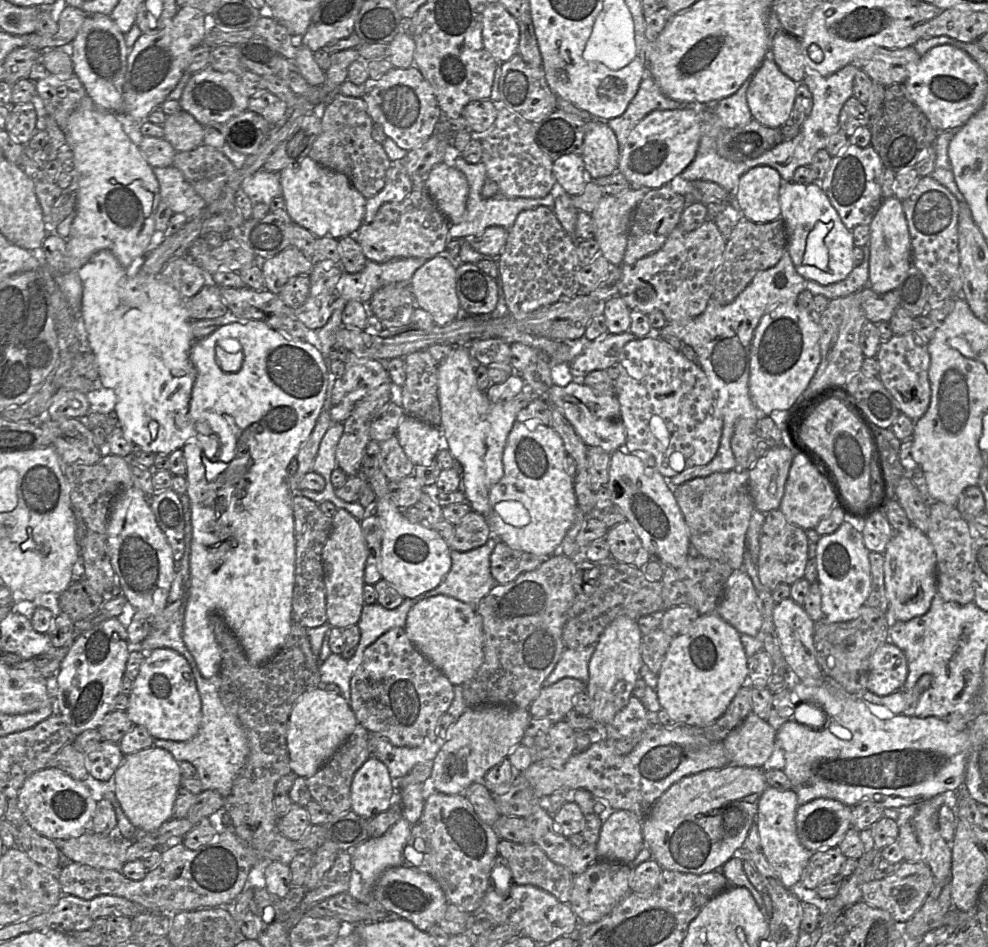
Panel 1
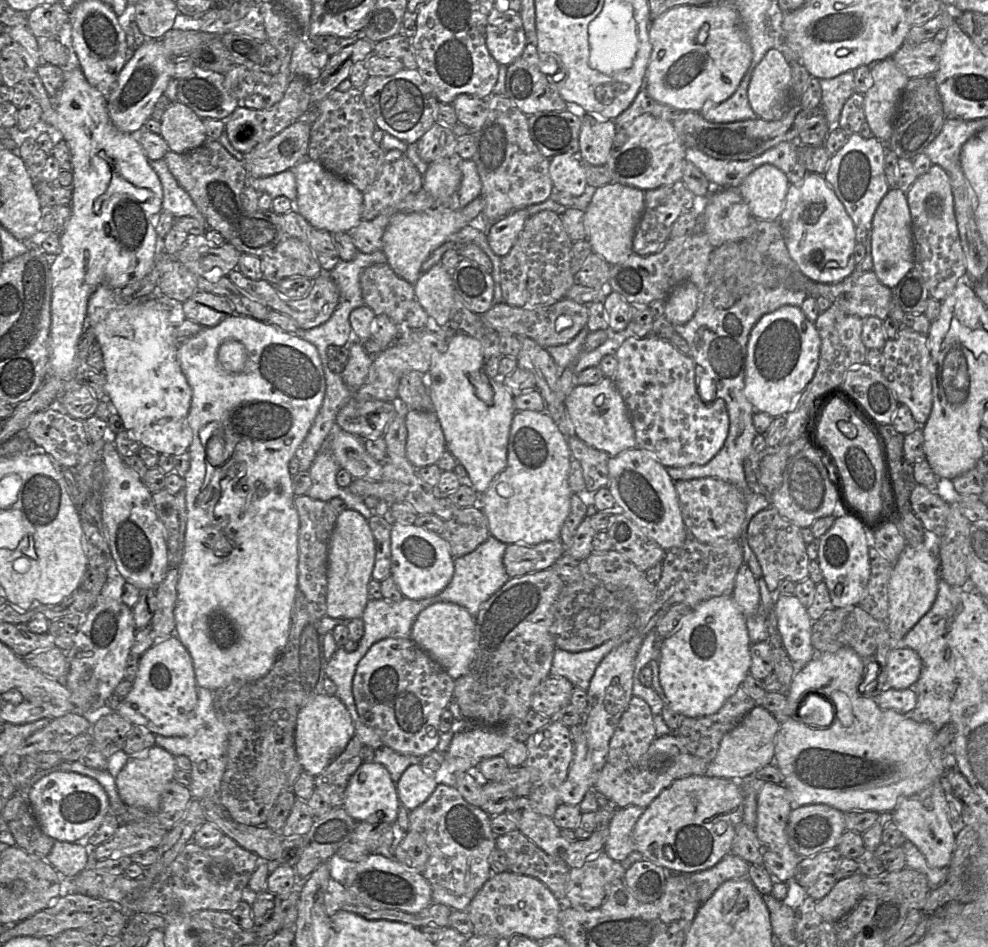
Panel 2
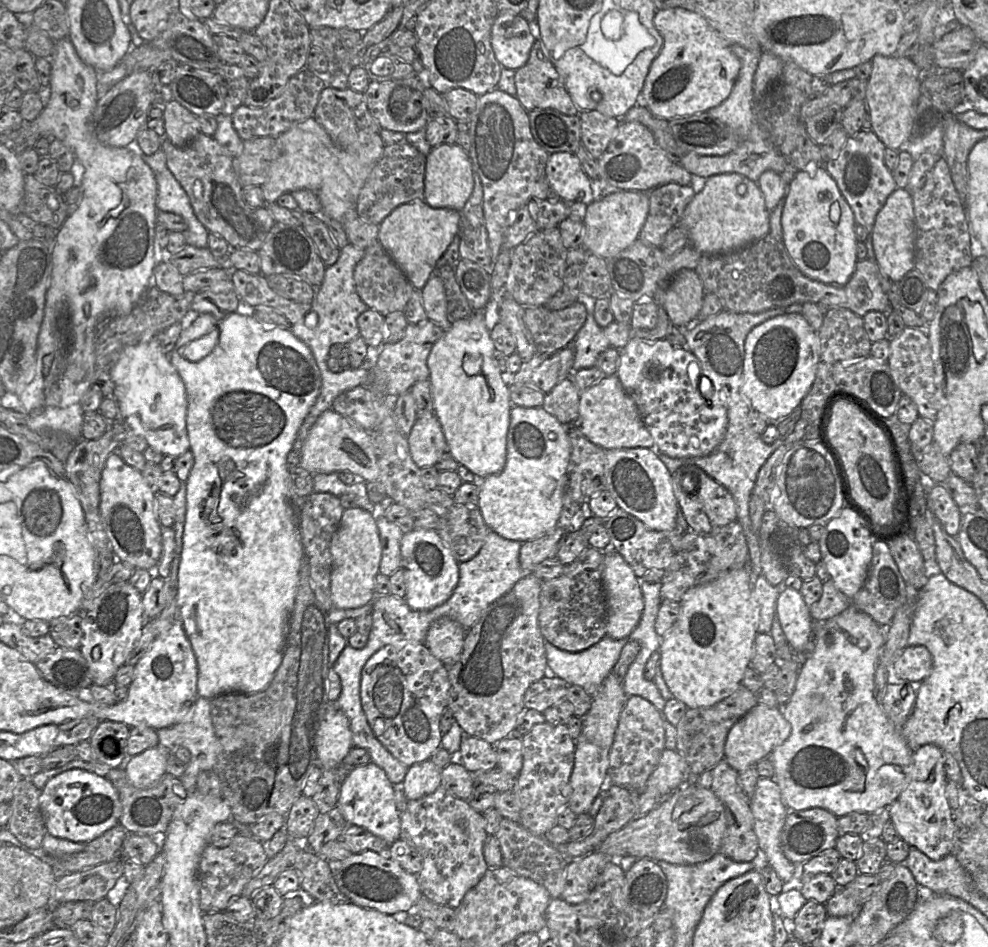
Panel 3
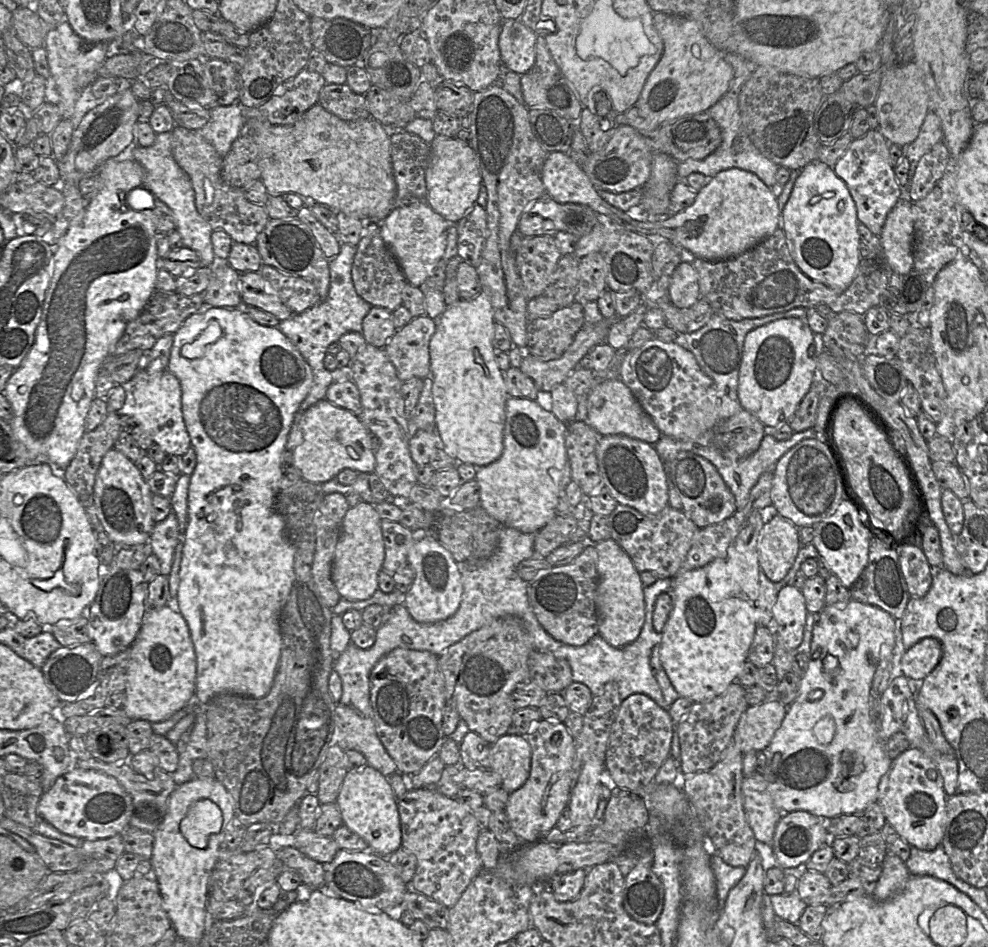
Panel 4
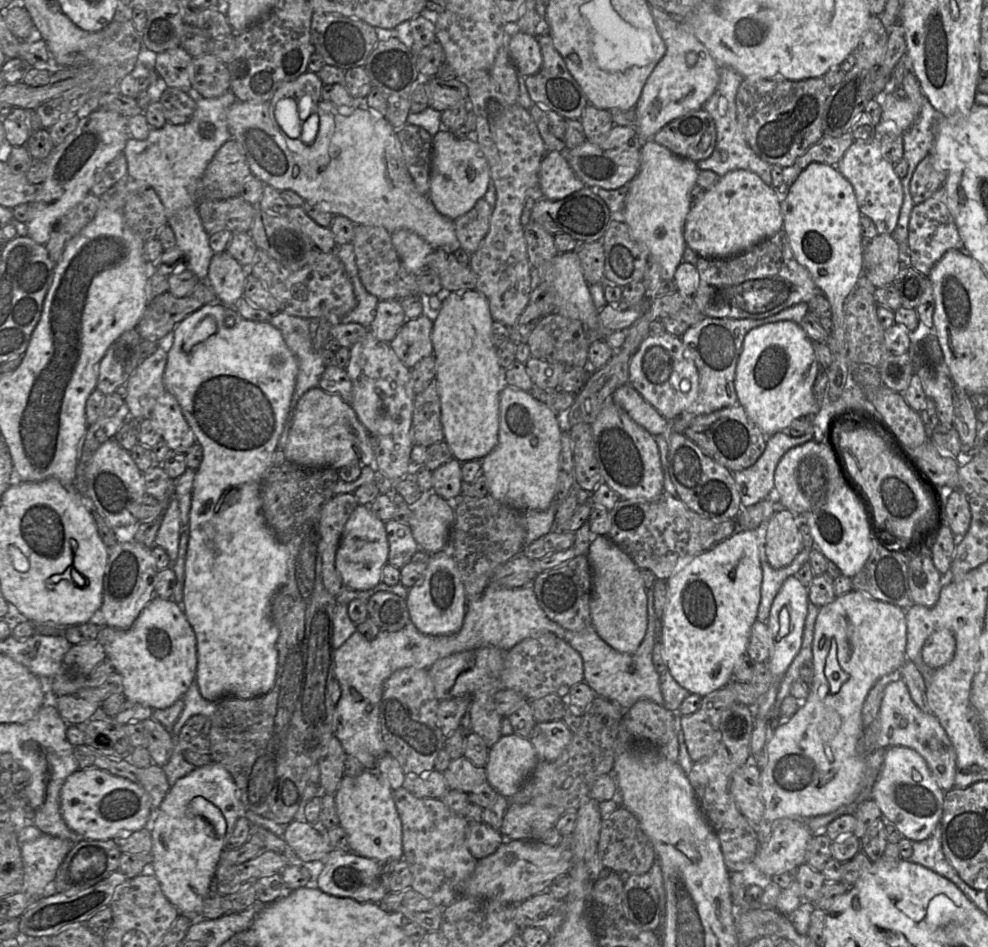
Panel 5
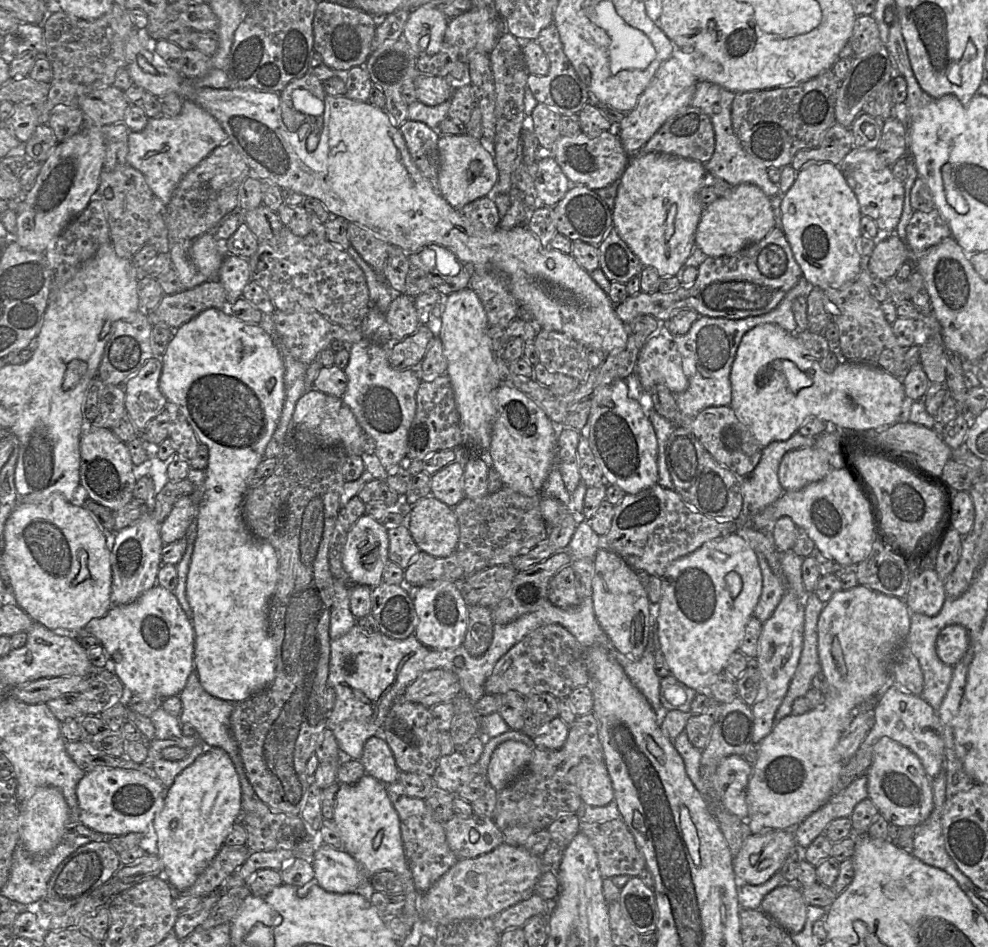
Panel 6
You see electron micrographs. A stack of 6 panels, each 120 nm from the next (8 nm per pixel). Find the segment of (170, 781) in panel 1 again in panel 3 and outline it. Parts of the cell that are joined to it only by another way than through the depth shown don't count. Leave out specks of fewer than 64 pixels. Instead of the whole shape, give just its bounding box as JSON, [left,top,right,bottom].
[125,747,167,789]

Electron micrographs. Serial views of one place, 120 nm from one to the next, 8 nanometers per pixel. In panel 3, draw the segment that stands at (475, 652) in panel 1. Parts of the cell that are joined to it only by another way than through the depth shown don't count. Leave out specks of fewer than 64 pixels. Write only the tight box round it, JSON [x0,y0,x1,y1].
[424,617,467,666]

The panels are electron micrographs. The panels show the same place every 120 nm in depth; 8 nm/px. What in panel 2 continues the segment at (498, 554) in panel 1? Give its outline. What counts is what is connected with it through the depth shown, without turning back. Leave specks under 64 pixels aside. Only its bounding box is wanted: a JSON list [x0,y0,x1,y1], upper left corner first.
[503,540,564,578]

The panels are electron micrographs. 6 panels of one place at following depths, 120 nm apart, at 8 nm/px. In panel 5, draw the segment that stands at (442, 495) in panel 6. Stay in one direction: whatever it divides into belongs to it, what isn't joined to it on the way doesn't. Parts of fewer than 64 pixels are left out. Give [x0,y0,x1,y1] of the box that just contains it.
[432,458,461,504]

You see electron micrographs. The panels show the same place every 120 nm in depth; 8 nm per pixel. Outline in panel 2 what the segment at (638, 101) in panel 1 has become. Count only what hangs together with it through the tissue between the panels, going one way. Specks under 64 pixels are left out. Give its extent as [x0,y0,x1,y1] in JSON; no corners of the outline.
[614,87,685,128]

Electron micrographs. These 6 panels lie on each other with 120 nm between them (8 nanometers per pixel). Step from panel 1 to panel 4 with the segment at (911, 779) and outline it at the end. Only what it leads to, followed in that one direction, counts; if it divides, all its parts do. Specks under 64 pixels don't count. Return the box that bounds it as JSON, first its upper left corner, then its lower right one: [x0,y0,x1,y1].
[763,600,896,820]

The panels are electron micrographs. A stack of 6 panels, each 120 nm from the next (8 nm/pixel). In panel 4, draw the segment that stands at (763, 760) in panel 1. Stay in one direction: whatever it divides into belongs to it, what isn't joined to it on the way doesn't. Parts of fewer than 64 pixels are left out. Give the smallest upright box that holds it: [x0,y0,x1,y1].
[732,698,787,755]

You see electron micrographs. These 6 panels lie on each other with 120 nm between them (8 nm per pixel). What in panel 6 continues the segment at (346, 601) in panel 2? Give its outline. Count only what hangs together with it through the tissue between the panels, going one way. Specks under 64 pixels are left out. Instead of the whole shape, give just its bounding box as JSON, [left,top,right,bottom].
[342,514,388,588]

